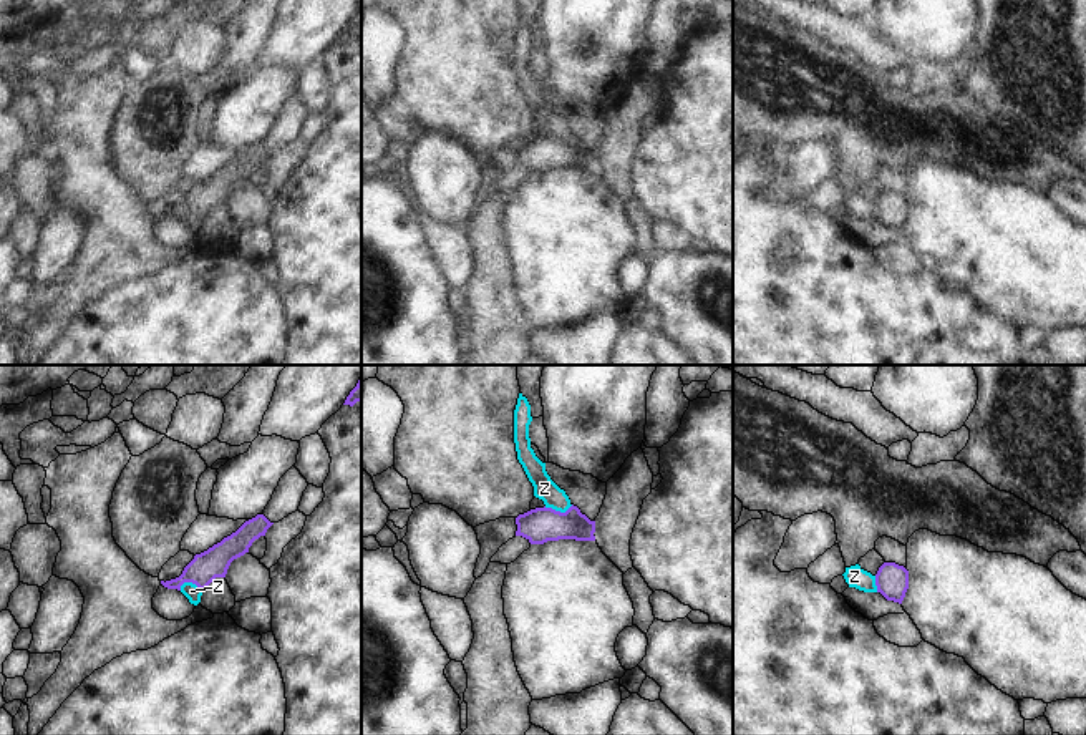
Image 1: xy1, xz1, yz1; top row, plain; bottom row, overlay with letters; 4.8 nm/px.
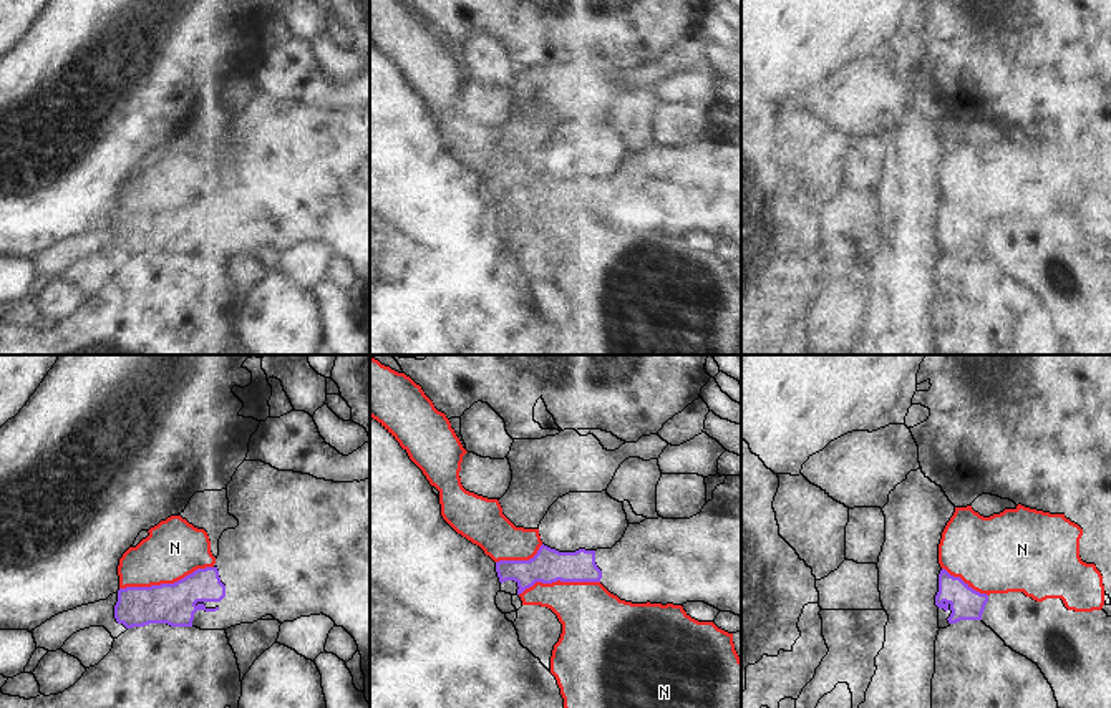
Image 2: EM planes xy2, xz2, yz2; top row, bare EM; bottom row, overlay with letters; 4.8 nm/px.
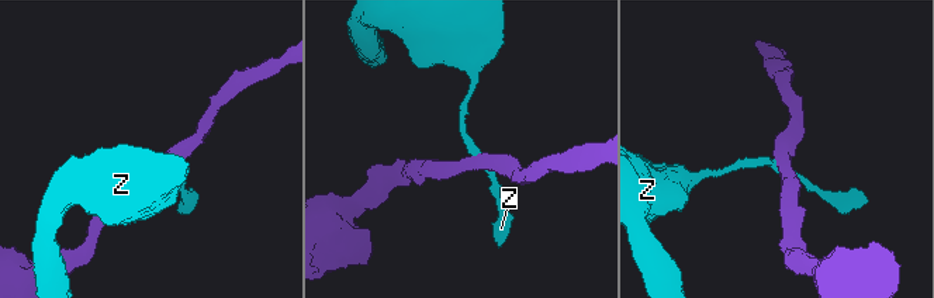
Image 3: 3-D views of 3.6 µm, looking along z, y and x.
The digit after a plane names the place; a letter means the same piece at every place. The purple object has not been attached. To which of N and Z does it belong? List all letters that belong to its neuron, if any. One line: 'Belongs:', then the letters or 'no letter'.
Belongs: no letter.

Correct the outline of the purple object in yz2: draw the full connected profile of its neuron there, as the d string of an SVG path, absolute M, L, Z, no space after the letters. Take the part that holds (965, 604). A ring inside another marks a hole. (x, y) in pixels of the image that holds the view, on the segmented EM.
M945 569L940 570L939 592L935 595L939 628L947 628L960 620L982 620L987 602L987 594L973 590L960 577L950 575Z

